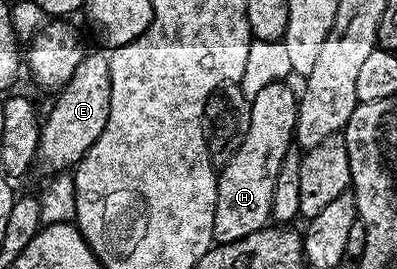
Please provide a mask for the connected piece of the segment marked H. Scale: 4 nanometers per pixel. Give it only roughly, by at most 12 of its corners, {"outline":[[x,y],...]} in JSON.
{"outline":[[297,91],[251,99],[250,132],[218,174],[214,239],[264,229],[296,132]]}

